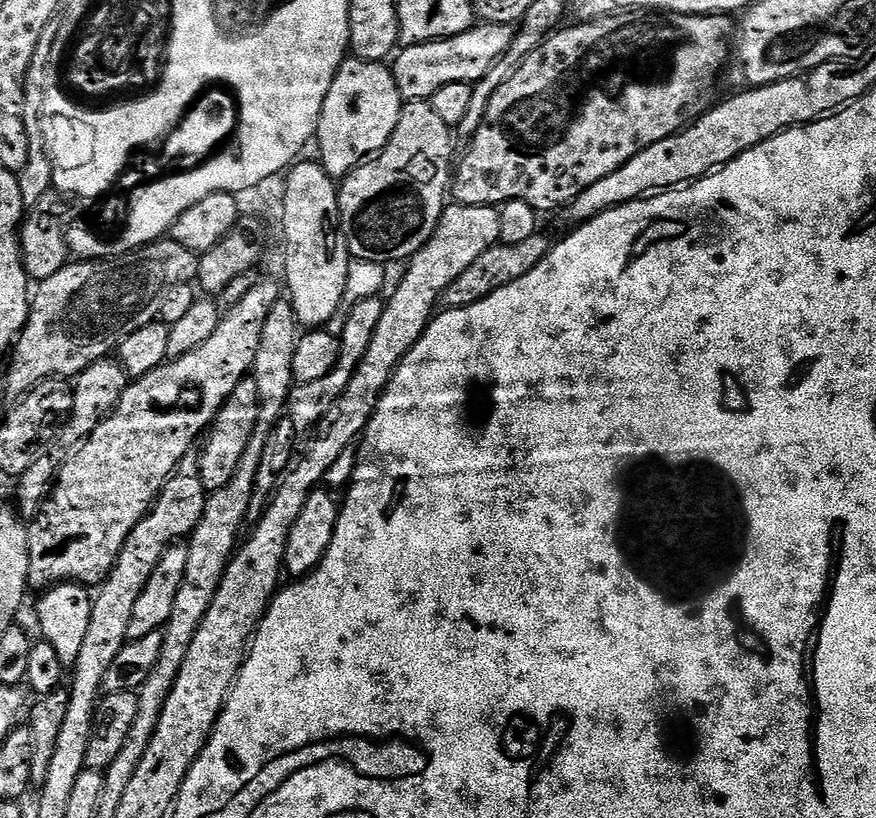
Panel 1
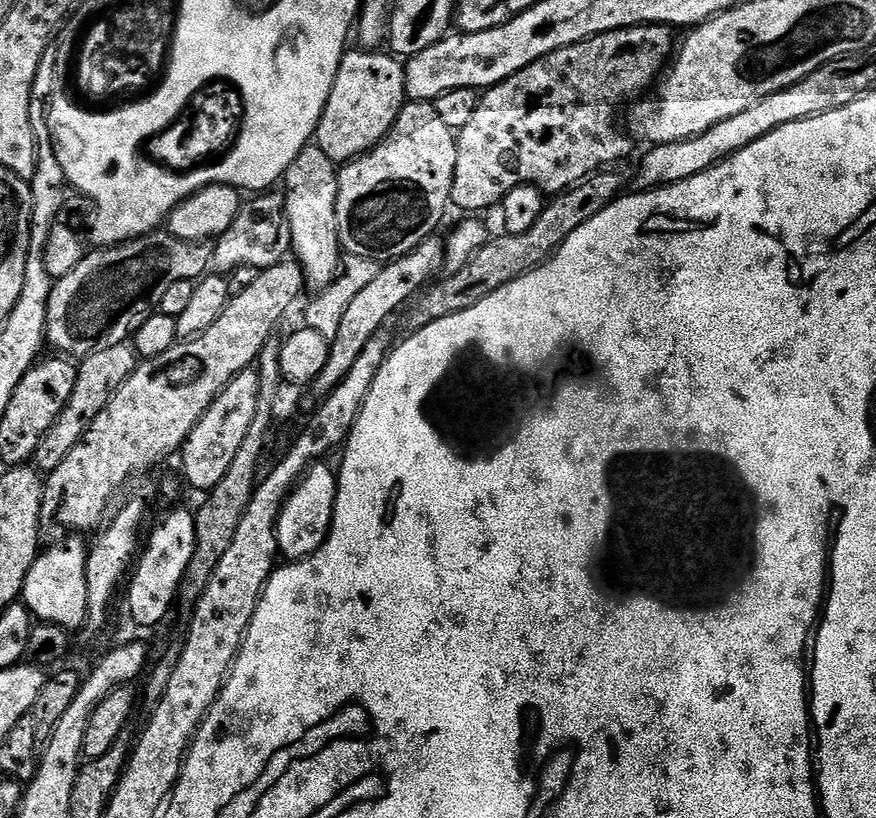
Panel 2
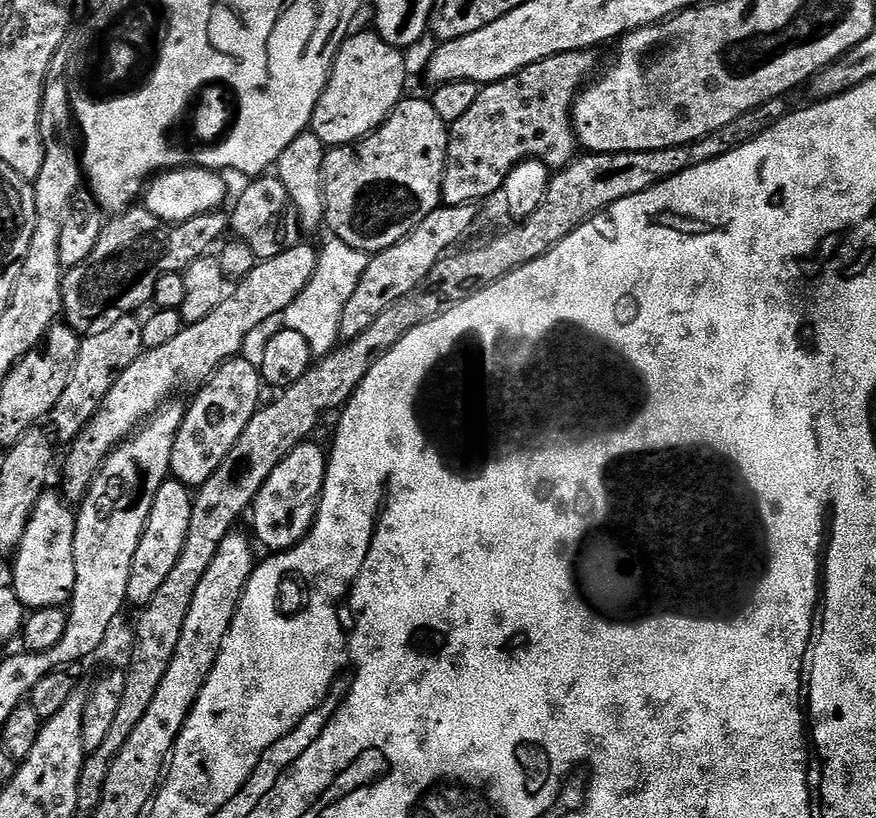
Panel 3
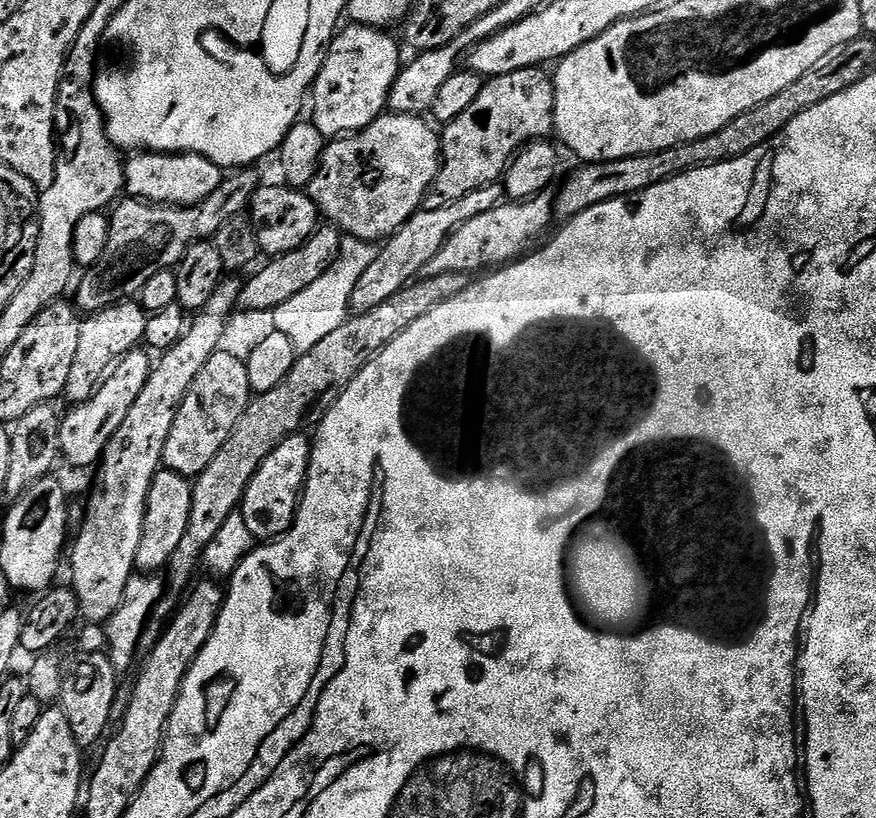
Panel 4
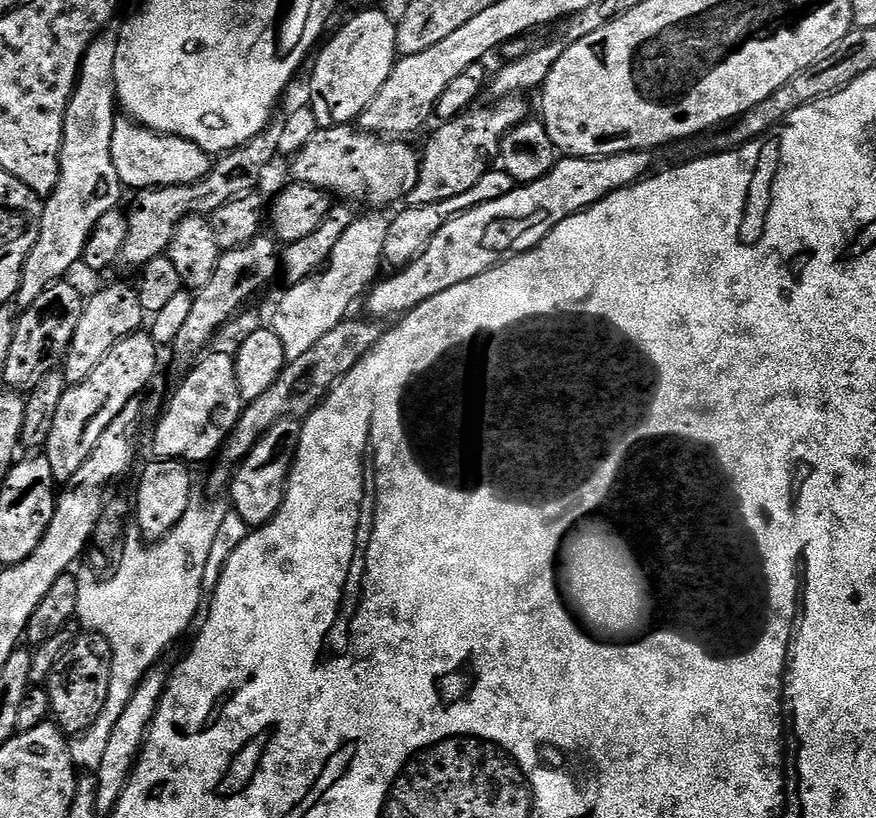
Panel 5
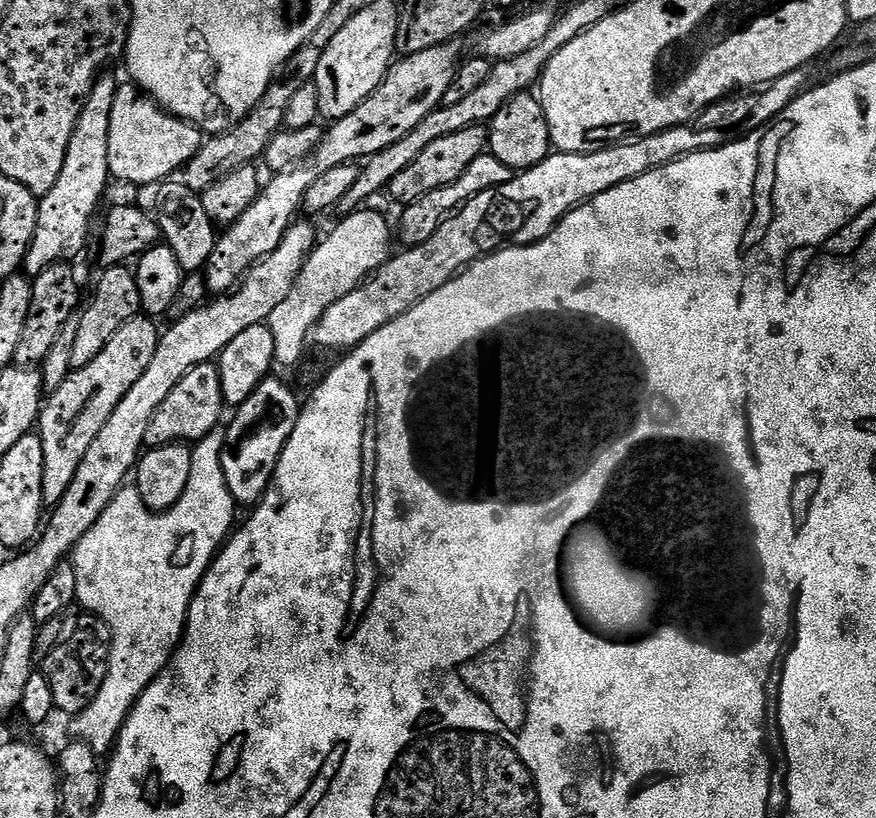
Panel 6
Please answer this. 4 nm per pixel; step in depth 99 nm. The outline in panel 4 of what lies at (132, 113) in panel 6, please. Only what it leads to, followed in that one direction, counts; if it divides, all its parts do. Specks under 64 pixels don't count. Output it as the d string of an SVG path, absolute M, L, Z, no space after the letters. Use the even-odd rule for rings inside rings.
M137 151L124 164L124 186L127 195L165 206L200 204L224 181L225 173L214 162L193 152Z

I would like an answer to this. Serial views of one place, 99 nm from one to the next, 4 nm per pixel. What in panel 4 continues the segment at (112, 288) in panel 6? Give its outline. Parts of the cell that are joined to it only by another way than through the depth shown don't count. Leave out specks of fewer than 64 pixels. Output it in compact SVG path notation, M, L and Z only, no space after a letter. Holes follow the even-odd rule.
M135 299L123 300L121 304L110 306L101 312L93 312L83 317L78 330L78 351L70 366L70 374L63 394L69 405L75 406L90 399L106 382L106 378L126 358L126 354L141 347L146 334L149 313L144 311Z

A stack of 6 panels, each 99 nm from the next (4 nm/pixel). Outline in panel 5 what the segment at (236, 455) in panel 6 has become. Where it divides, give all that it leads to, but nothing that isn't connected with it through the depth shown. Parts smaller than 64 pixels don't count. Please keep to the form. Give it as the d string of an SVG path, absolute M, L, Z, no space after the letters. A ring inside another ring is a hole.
M285 418L270 426L266 434L256 443L254 450L246 459L235 465L230 481L232 492L232 508L240 515L249 529L261 528L278 514L284 501L284 491L288 489L288 475L292 469L292 459L296 457L300 441L301 421L296 418Z

